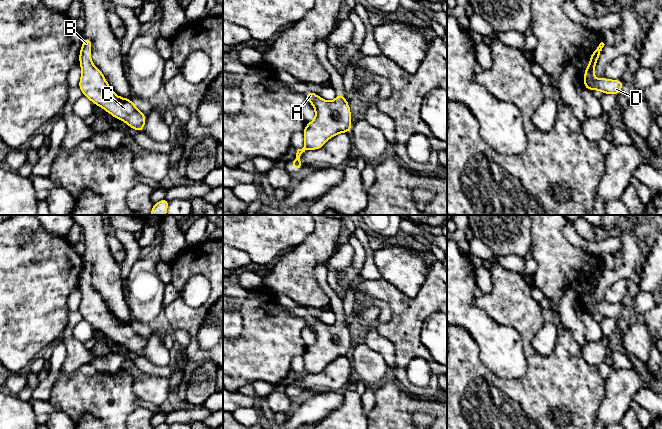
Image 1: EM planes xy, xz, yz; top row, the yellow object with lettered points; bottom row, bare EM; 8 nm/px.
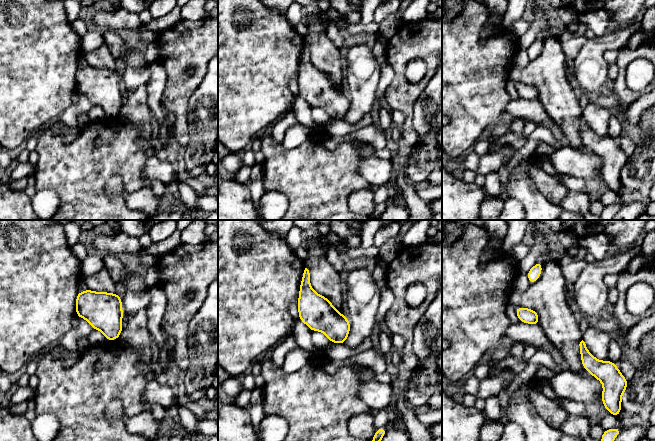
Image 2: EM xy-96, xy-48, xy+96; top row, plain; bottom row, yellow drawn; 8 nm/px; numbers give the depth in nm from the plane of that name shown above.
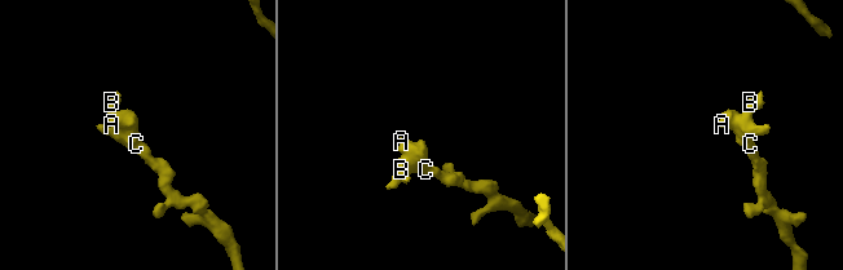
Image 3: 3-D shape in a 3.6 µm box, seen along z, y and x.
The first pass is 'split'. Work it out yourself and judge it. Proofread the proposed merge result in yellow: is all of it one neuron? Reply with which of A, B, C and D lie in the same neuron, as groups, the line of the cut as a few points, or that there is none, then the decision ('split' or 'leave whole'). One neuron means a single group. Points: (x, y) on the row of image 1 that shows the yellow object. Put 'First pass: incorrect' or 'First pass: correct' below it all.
A B C D; no cut; leave whole
First pass: incorrect

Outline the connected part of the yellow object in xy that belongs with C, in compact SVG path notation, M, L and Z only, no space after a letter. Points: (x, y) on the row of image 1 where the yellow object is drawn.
M85 37L79 53L81 78L78 87L82 94L114 118L143 132L147 117L132 103L132 99L117 96L113 92L104 74L92 62L91 47L91 39Z

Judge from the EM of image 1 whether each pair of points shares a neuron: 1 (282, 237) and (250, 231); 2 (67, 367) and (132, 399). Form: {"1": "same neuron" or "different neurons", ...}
{"1": "same neuron", "2": "different neurons"}

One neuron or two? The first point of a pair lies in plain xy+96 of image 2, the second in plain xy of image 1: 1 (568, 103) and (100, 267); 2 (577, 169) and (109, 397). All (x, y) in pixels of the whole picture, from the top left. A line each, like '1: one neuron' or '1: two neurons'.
1: one neuron
2: two neurons

